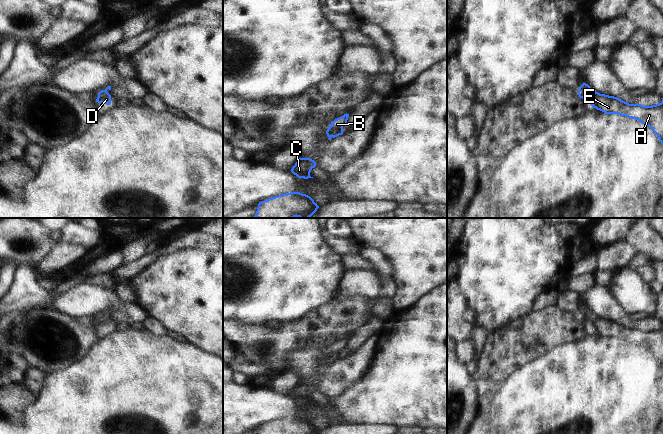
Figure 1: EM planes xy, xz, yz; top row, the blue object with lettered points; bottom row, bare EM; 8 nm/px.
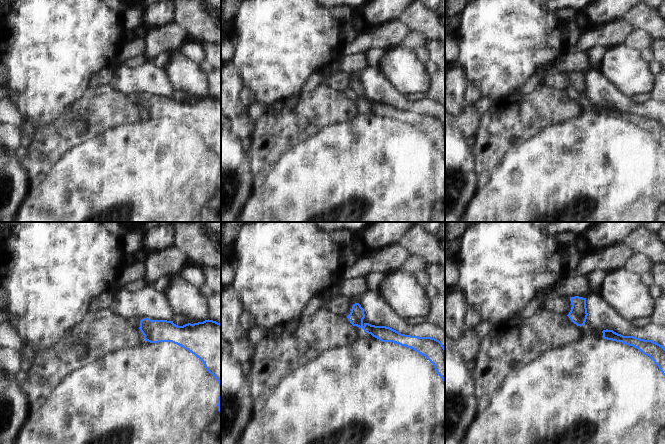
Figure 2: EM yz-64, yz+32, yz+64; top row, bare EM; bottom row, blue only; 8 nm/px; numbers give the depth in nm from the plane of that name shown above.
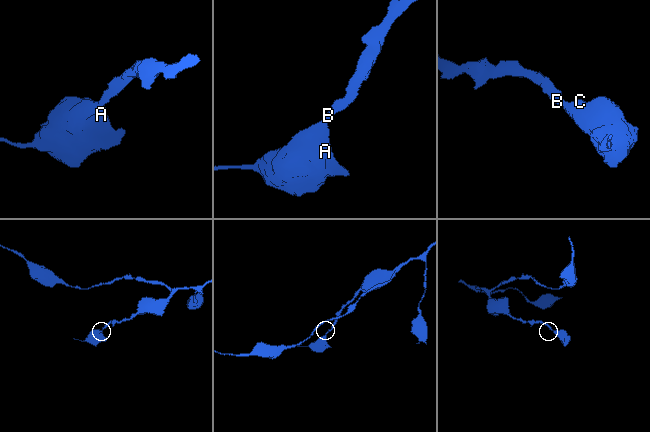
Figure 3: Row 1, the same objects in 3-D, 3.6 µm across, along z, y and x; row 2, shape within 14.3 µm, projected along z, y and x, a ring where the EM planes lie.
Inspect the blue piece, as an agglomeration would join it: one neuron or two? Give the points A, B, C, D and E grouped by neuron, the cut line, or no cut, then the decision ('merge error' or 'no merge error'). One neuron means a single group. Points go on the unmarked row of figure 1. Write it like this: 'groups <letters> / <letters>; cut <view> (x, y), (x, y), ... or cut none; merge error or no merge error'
groups A B C D E; cut none; no merge error

